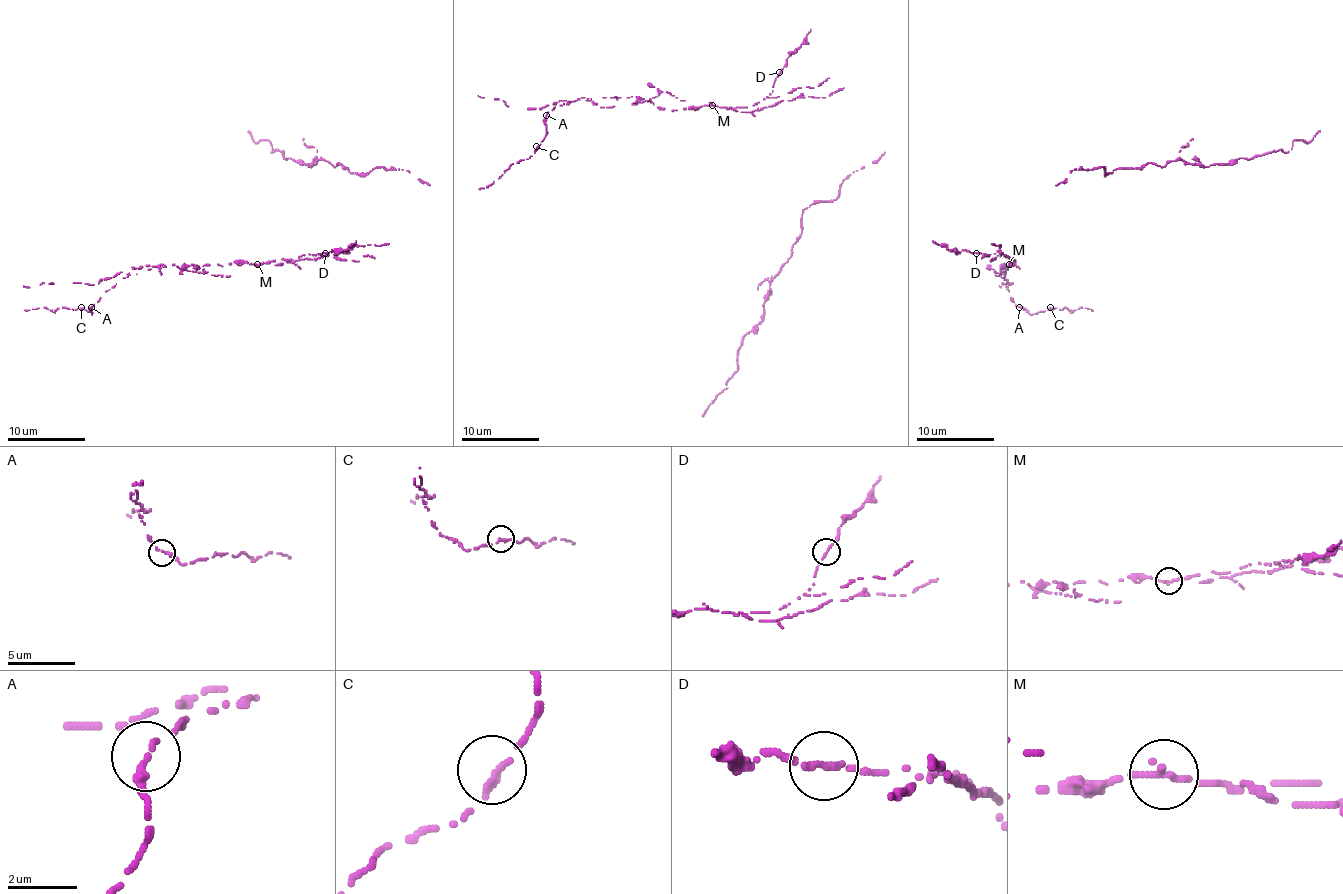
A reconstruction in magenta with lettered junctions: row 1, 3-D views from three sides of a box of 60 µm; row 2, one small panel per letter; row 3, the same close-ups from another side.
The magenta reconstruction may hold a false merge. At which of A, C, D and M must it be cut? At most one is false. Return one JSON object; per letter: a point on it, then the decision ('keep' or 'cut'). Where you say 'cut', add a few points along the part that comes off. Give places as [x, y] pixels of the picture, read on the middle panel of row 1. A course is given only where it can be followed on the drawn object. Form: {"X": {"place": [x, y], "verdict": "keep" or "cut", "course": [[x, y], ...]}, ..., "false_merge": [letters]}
{"A": {"place": [546, 115], "verdict": "keep"}, "C": {"place": [536, 146], "verdict": "keep"}, "D": {"place": [779, 72], "verdict": "keep"}, "M": {"place": [712, 105], "verdict": "cut"}, "false_merge": ["M"]}

